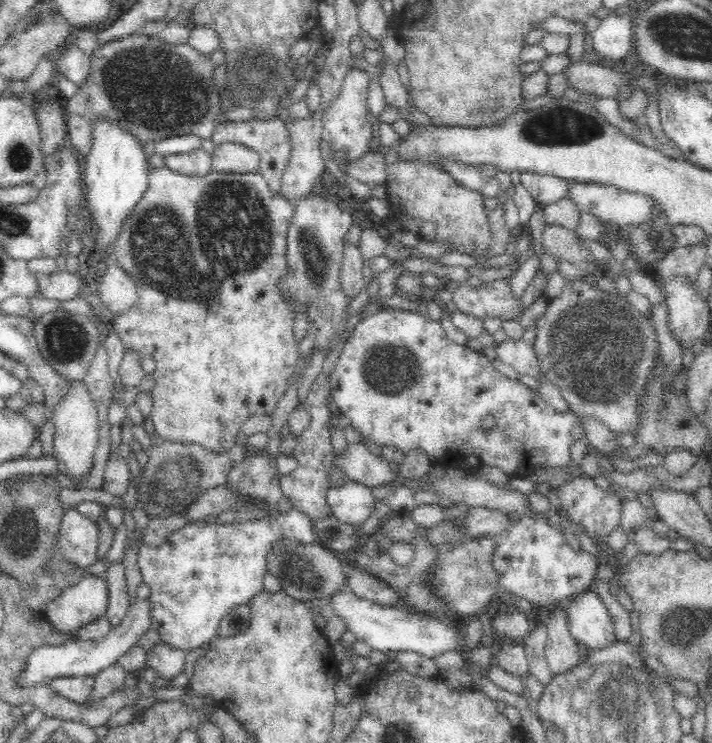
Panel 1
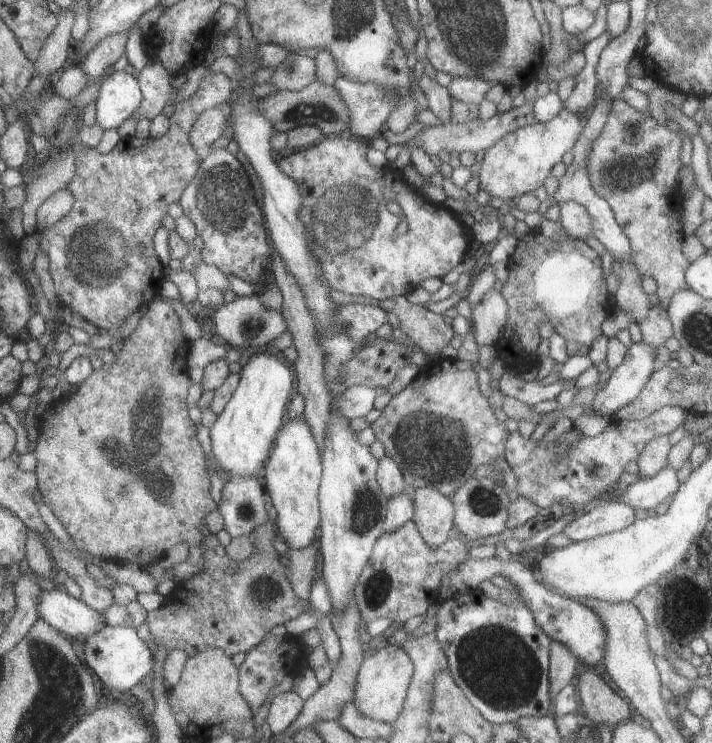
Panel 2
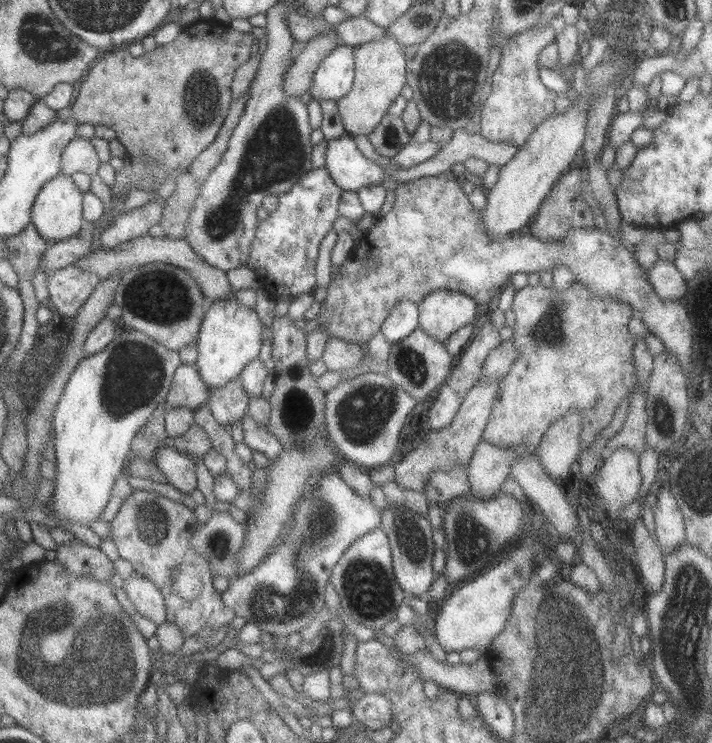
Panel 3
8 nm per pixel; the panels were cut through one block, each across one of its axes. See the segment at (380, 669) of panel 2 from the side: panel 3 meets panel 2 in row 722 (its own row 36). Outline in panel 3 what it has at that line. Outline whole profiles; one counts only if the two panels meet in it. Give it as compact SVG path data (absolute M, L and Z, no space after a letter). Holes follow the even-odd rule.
M384 29L384 35L372 42L353 47L355 79L351 89L336 101L345 132L350 137L368 136L384 118L388 108L400 96L406 80L406 57L403 46Z

